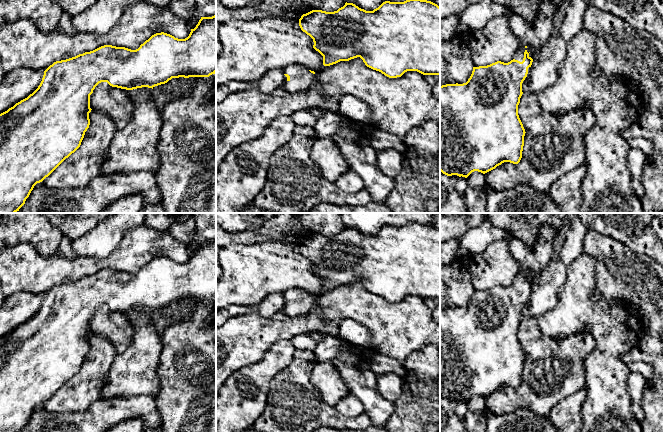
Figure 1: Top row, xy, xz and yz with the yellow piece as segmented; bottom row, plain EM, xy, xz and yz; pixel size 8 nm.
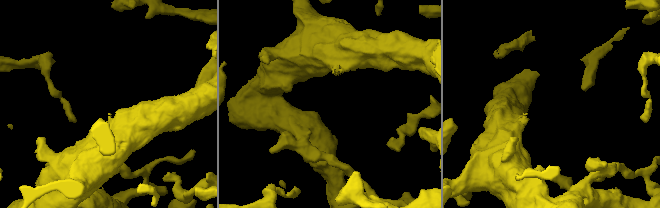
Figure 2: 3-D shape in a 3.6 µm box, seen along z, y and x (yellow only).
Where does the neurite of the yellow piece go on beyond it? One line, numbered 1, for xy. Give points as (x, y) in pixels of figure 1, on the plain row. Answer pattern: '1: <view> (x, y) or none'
1: none

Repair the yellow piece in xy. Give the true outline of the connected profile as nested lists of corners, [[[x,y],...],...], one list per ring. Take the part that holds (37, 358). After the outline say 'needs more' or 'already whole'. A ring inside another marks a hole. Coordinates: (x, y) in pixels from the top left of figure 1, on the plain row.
[[[216,239],[201,241],[189,260],[178,263],[161,256],[152,259],[136,274],[104,269],[75,281],[56,285],[45,295],[38,312],[27,322],[0,338],[0,432],[21,432],[37,407],[48,401],[81,369],[89,352],[90,319],[101,306],[133,314],[154,312],[172,302],[209,301],[216,297]]] | already whole

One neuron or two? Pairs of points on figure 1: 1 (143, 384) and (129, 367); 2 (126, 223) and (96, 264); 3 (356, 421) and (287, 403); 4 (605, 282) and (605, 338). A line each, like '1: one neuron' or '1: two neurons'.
1: one neuron
2: two neurons
3: one neuron
4: two neurons

